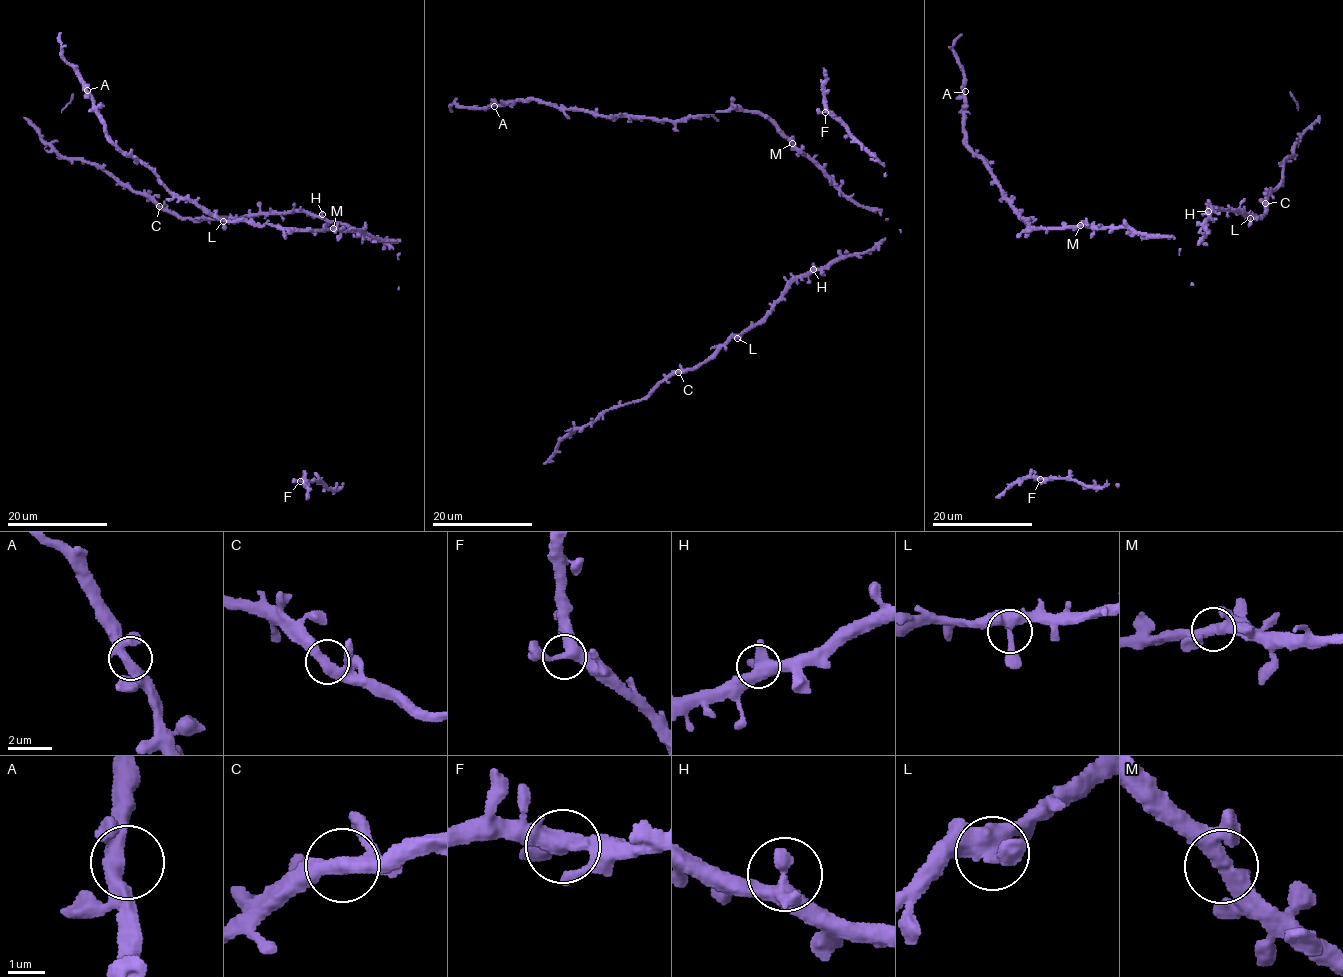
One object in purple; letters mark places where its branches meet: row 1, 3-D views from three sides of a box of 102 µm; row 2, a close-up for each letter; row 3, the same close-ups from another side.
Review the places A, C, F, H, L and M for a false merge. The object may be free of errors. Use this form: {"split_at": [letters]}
{"split_at": []}

